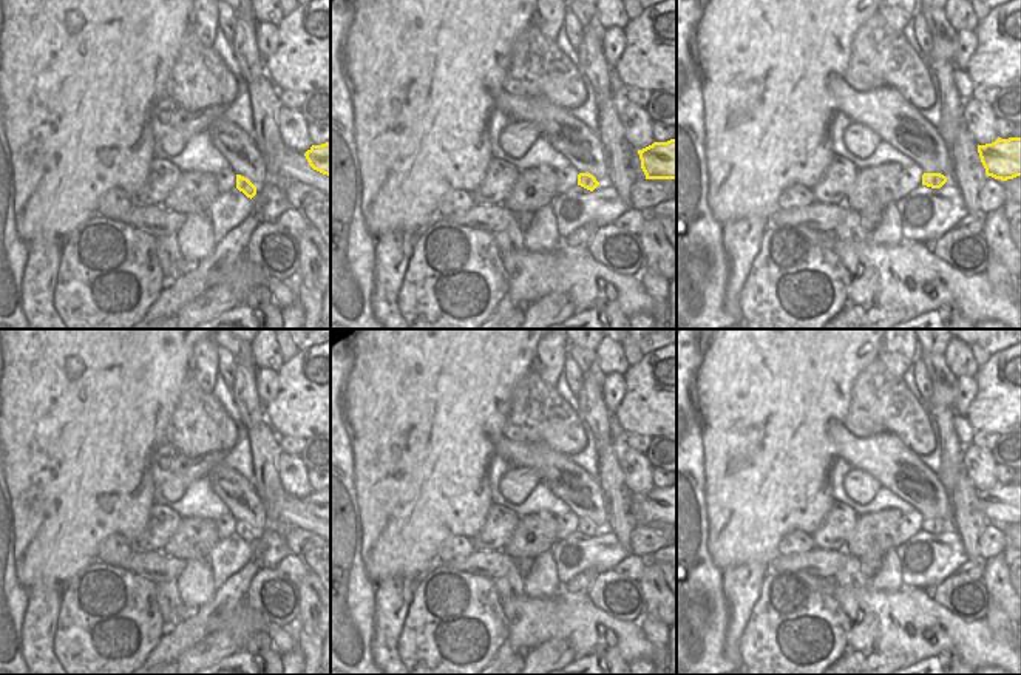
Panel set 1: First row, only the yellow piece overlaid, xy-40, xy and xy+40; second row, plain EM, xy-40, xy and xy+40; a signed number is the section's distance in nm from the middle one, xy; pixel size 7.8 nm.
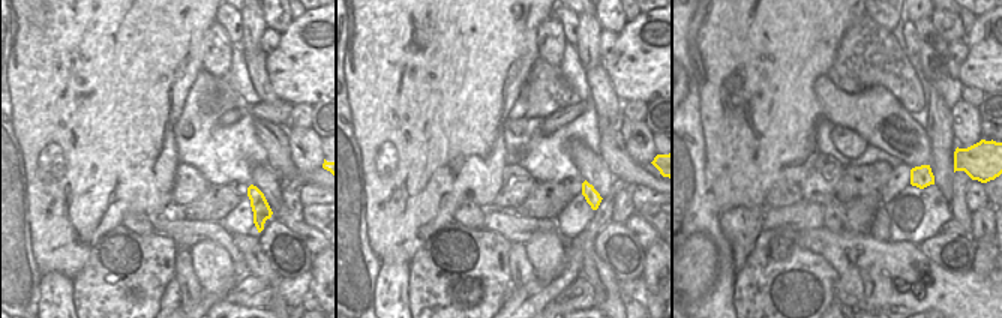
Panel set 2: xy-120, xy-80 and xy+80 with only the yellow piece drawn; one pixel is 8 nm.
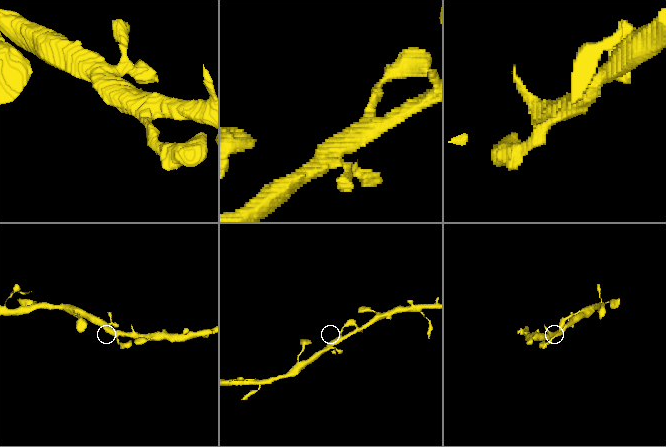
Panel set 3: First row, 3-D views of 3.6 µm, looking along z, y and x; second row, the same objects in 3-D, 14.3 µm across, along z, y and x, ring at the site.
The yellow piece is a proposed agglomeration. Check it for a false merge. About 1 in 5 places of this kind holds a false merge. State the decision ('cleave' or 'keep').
keep

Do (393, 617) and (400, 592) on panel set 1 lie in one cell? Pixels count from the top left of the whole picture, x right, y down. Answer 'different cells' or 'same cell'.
same cell

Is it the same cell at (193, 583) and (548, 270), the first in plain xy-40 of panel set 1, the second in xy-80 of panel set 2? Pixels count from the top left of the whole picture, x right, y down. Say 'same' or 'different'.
same

